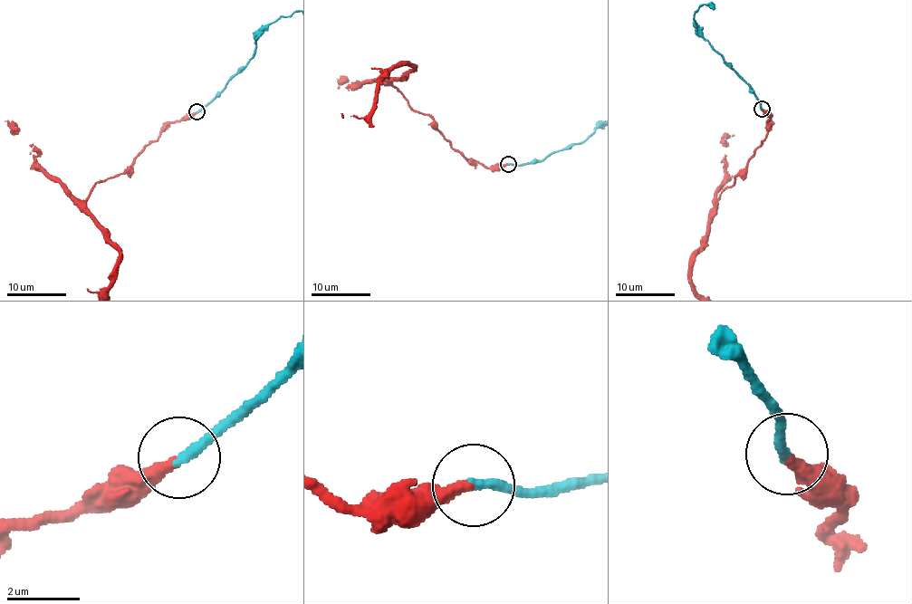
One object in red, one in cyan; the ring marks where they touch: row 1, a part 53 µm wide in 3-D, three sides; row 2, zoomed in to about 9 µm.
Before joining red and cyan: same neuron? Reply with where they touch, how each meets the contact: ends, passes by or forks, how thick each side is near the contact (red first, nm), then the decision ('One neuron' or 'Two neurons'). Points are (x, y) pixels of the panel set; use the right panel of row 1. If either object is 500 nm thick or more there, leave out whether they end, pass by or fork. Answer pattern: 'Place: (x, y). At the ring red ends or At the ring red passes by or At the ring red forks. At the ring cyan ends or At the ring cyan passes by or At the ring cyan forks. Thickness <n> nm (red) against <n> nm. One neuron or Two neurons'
Place: (762, 109). At the ring red ends. At the ring cyan ends. Thickness 320 nm (red) against 280 nm. One neuron

